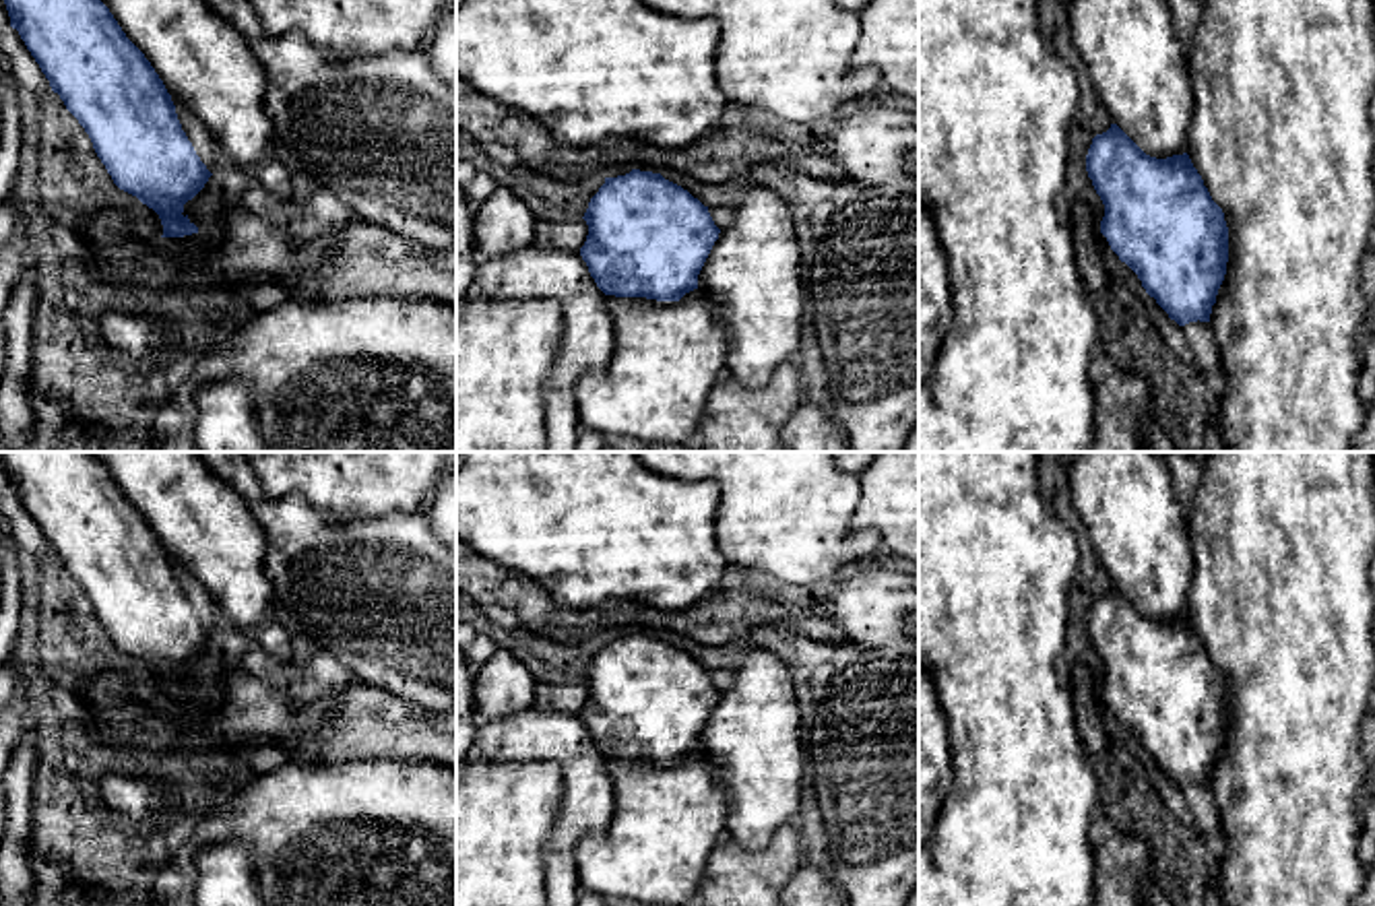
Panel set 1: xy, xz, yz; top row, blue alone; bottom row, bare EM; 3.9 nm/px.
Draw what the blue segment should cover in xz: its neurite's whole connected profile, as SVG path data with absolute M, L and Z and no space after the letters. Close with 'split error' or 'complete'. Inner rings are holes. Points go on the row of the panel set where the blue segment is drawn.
M632 169L605 177L582 217L588 235L580 256L605 295L679 301L698 289L698 274L718 239L708 206L661 173Z; complete

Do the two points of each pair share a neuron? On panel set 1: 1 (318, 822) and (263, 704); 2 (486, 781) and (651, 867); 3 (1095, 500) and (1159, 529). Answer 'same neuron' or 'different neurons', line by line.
1: different neurons
2: different neurons
3: same neuron

